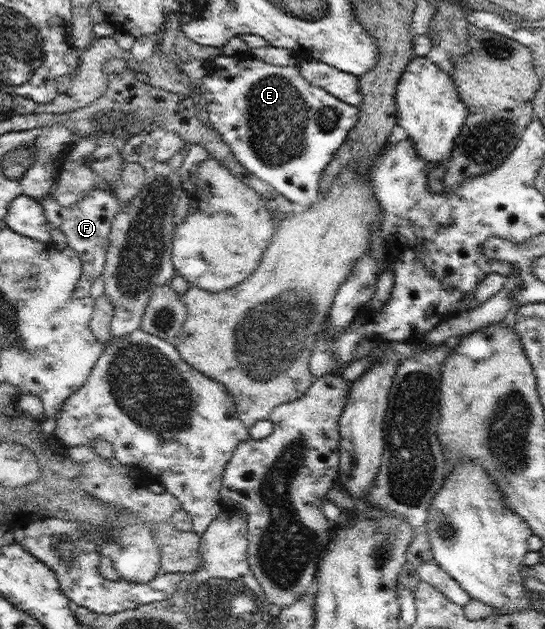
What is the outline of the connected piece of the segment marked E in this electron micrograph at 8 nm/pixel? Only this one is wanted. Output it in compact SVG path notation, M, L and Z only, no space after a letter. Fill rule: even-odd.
M246 52L234 55L217 55L204 61L204 68L206 75L202 78L202 85L200 87L203 98L206 99L207 112L209 116L209 124L214 126L224 139L224 142L233 150L237 162L240 162L244 169L252 172L254 176L260 178L261 181L268 182L284 199L288 200L290 205L298 204L304 209L310 208L312 204L320 199L320 177L324 173L324 169L334 159L336 151L339 151L342 143L346 140L348 133L355 127L358 120L360 109L357 106L352 106L333 94L330 94L324 88L310 84L300 72L296 65L292 66L276 66L270 62L264 62L259 58L253 58Z

